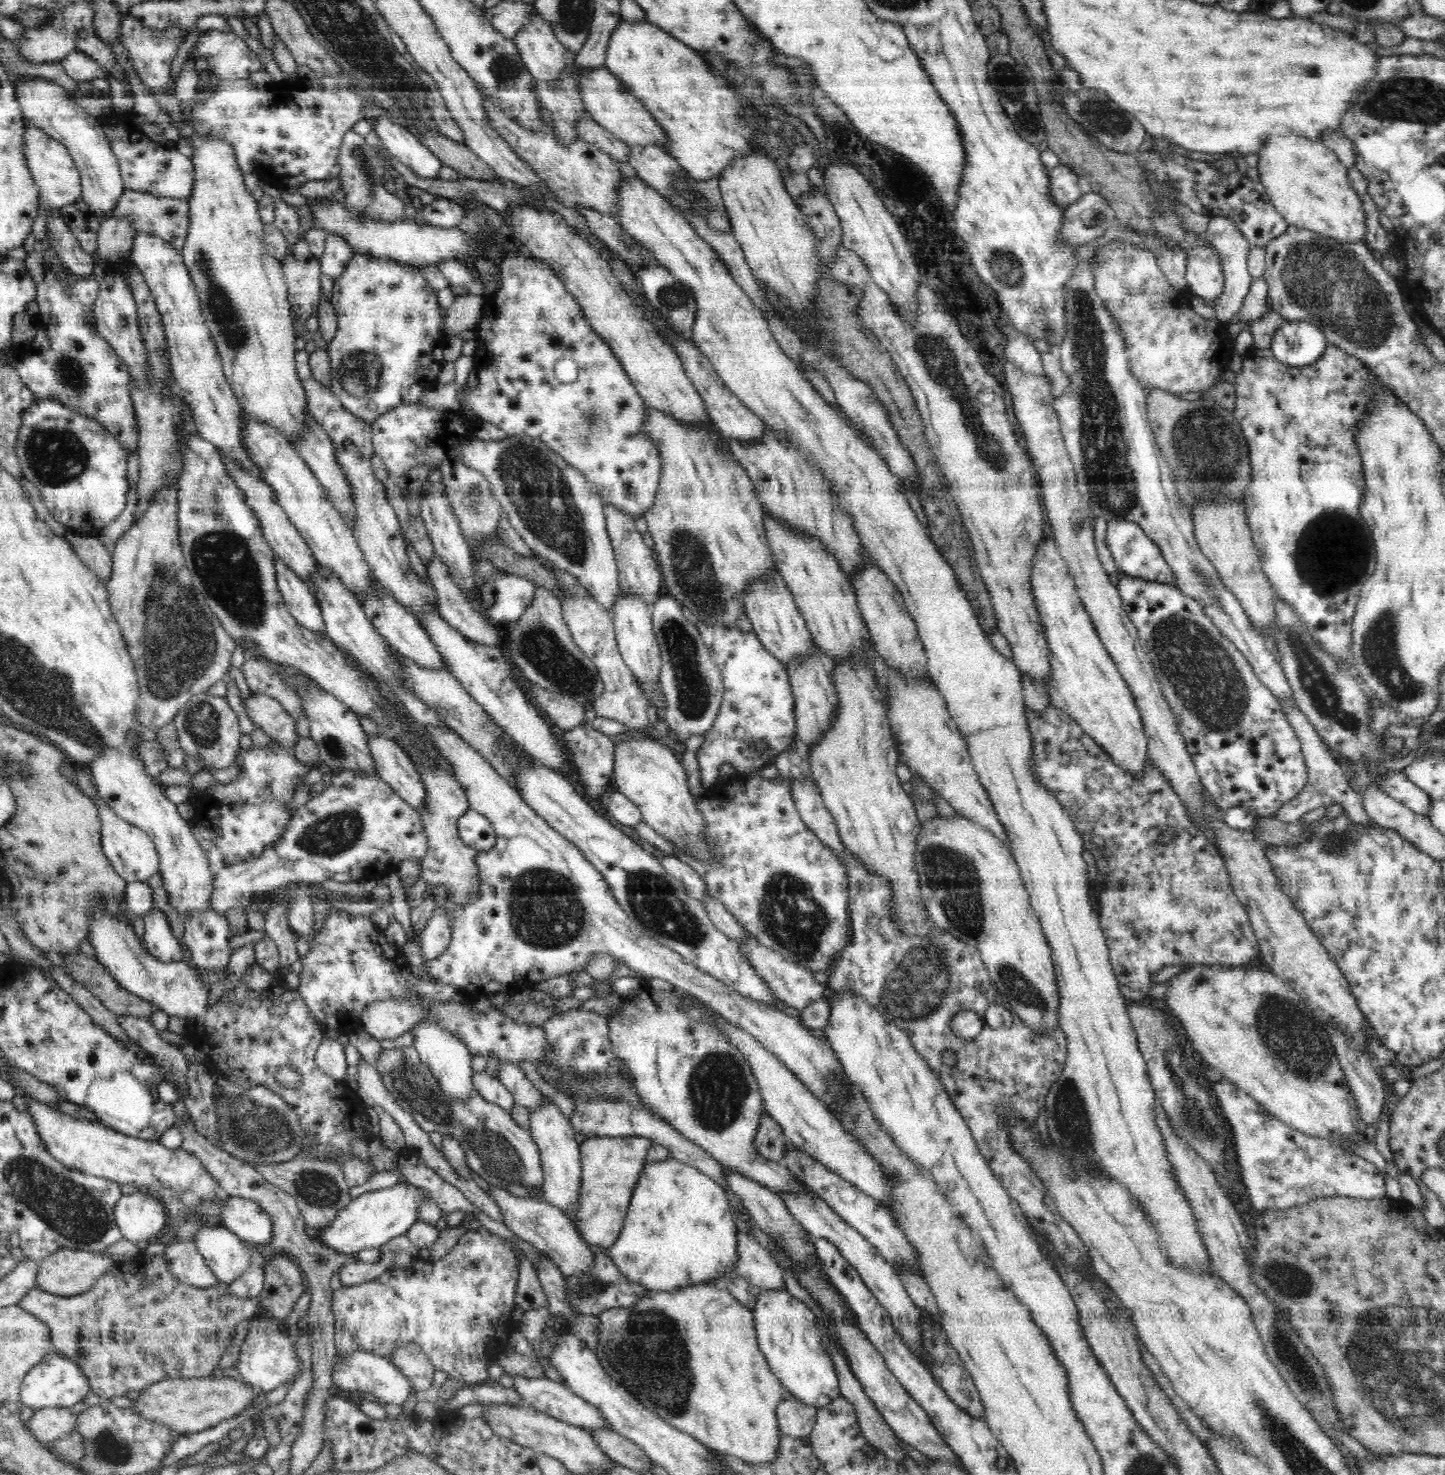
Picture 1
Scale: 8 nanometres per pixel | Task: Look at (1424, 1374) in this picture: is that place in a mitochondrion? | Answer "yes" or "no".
yes

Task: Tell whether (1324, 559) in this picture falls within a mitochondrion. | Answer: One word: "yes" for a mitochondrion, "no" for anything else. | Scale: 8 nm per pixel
yes

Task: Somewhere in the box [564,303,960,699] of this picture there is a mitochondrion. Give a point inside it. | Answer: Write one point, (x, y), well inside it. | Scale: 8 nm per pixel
(693, 573)

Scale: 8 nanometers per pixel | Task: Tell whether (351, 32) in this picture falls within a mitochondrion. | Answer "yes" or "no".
yes

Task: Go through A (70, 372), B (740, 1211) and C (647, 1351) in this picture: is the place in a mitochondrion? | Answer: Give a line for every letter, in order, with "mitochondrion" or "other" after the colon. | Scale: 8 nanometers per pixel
A: mitochondrion
B: other
C: mitochondrion

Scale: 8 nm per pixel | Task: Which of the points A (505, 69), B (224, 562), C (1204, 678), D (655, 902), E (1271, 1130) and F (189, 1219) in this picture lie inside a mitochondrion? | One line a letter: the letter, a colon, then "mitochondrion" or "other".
A: mitochondrion
B: mitochondrion
C: mitochondrion
D: mitochondrion
E: other
F: mitochondrion

